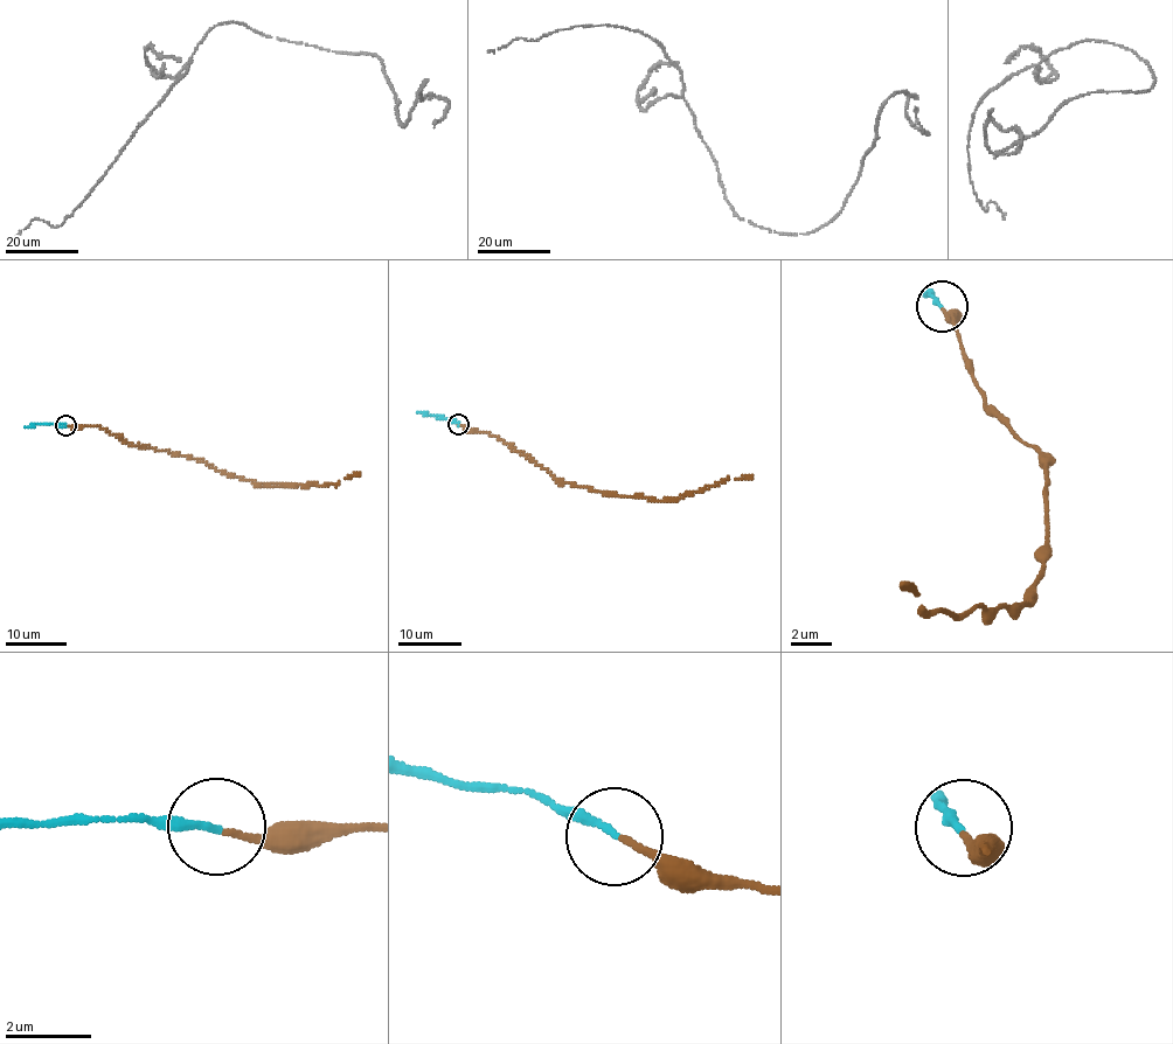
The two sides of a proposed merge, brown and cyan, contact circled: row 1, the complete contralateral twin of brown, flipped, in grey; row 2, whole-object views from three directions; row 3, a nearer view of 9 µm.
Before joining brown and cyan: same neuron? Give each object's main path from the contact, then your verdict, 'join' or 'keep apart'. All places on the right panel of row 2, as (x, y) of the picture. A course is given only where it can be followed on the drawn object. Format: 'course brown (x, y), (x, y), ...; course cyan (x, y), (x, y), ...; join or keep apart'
course brown (943, 307), (984, 408), (1034, 445), (1047, 472), (1048, 530), (1034, 593), (1019, 607), (932, 614), (899, 583); course cyan (943, 307), (930, 297), (932, 287), (927, 296); join

